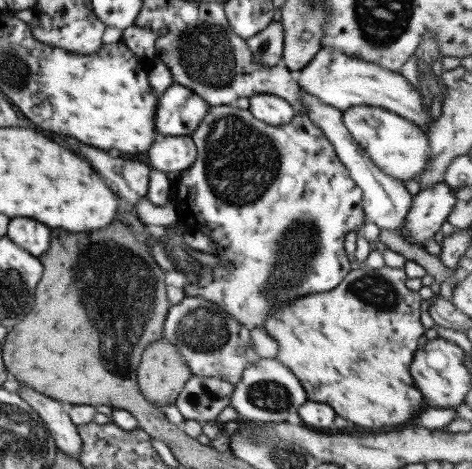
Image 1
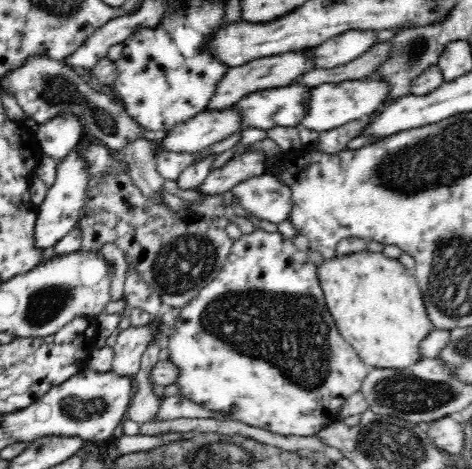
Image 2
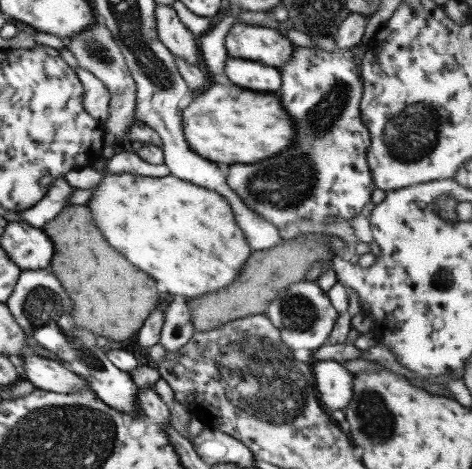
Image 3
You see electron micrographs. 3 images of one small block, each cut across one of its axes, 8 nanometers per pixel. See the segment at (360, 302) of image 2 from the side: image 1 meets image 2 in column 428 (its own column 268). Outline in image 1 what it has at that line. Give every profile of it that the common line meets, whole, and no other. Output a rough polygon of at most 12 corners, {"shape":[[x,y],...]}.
{"shape":[[353,267],[261,327],[307,400],[411,422],[426,327],[404,269]]}

